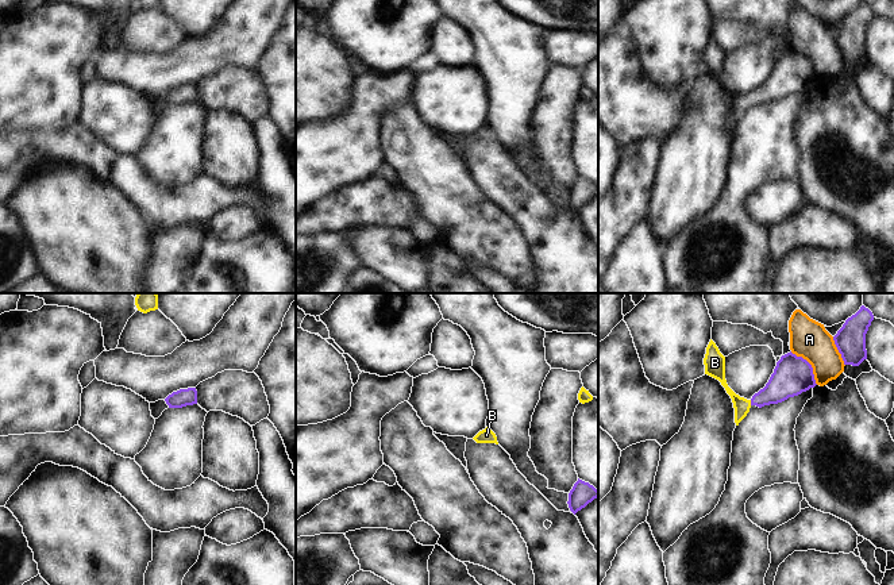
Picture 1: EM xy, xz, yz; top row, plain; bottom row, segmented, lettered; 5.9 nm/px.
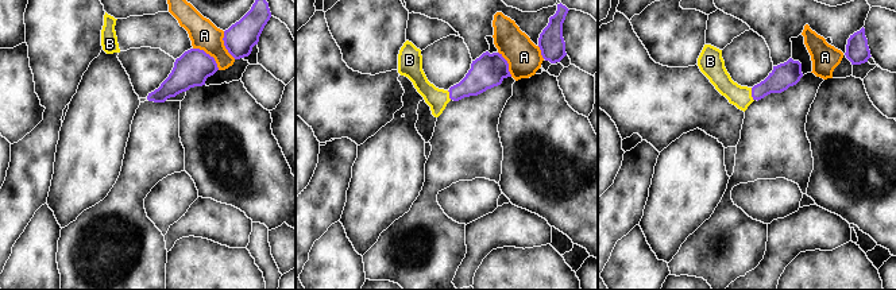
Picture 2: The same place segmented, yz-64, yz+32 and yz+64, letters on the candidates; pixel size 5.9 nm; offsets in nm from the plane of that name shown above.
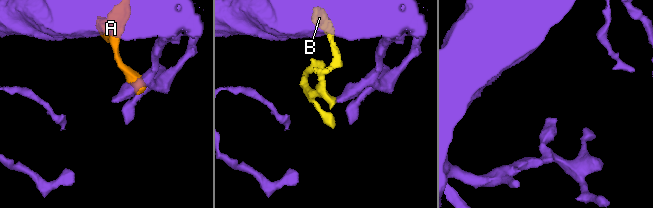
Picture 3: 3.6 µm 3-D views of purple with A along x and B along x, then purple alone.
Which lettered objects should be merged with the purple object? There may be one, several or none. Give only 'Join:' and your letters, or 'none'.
Join: B

